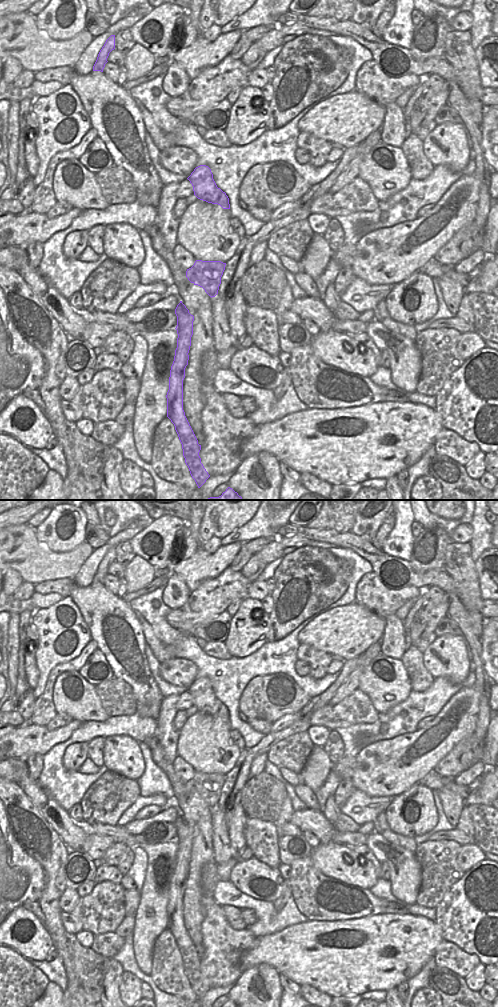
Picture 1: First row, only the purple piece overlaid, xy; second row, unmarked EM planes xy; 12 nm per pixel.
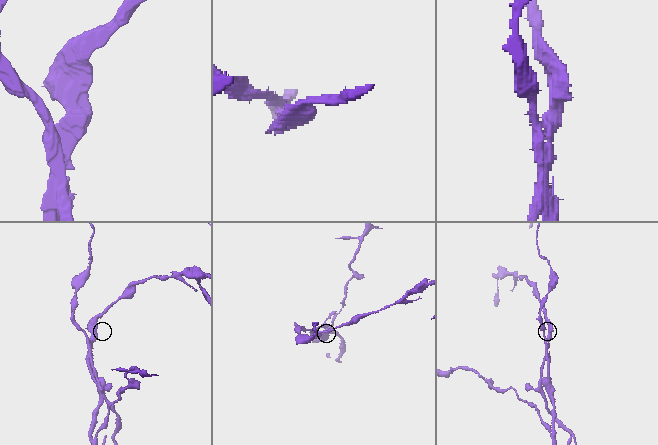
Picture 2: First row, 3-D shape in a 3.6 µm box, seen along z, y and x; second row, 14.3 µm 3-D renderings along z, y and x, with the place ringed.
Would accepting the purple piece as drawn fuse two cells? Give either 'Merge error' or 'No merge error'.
Merge error

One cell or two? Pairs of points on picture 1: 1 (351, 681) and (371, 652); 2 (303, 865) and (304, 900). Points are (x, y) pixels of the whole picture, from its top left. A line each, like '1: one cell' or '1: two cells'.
1: one cell
2: one cell

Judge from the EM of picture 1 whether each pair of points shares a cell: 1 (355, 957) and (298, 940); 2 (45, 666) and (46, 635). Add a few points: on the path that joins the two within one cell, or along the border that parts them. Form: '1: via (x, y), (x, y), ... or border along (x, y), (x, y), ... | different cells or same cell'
1: via (340, 957), (309, 953) | same cell
2: via (46, 658), (48, 655), (48, 643) | same cell

